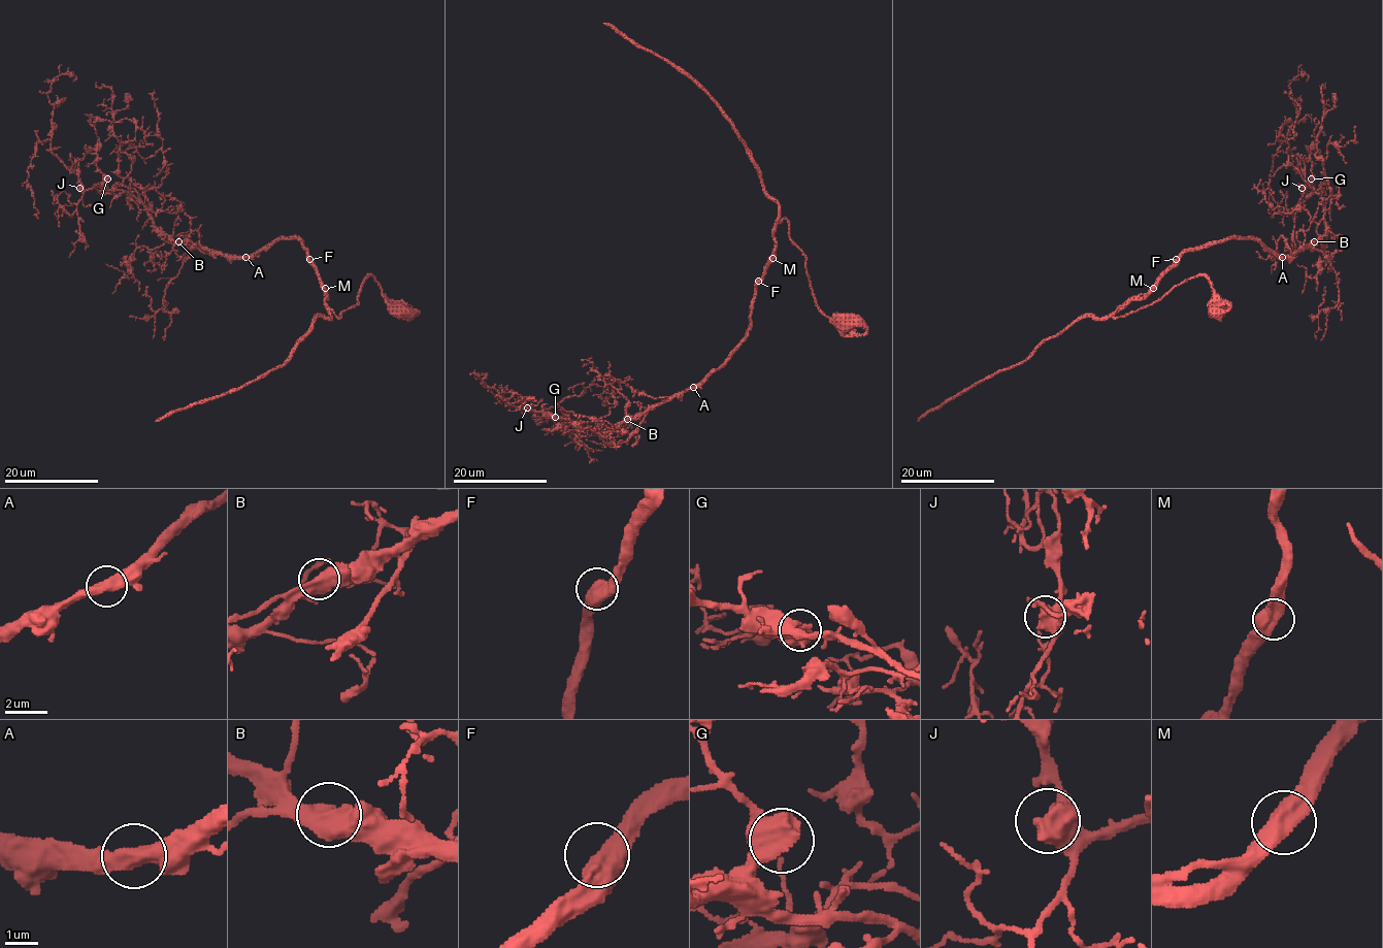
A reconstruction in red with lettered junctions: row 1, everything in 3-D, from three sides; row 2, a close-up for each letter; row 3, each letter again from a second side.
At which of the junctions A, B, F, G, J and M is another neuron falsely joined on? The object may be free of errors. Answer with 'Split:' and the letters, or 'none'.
Split: none

